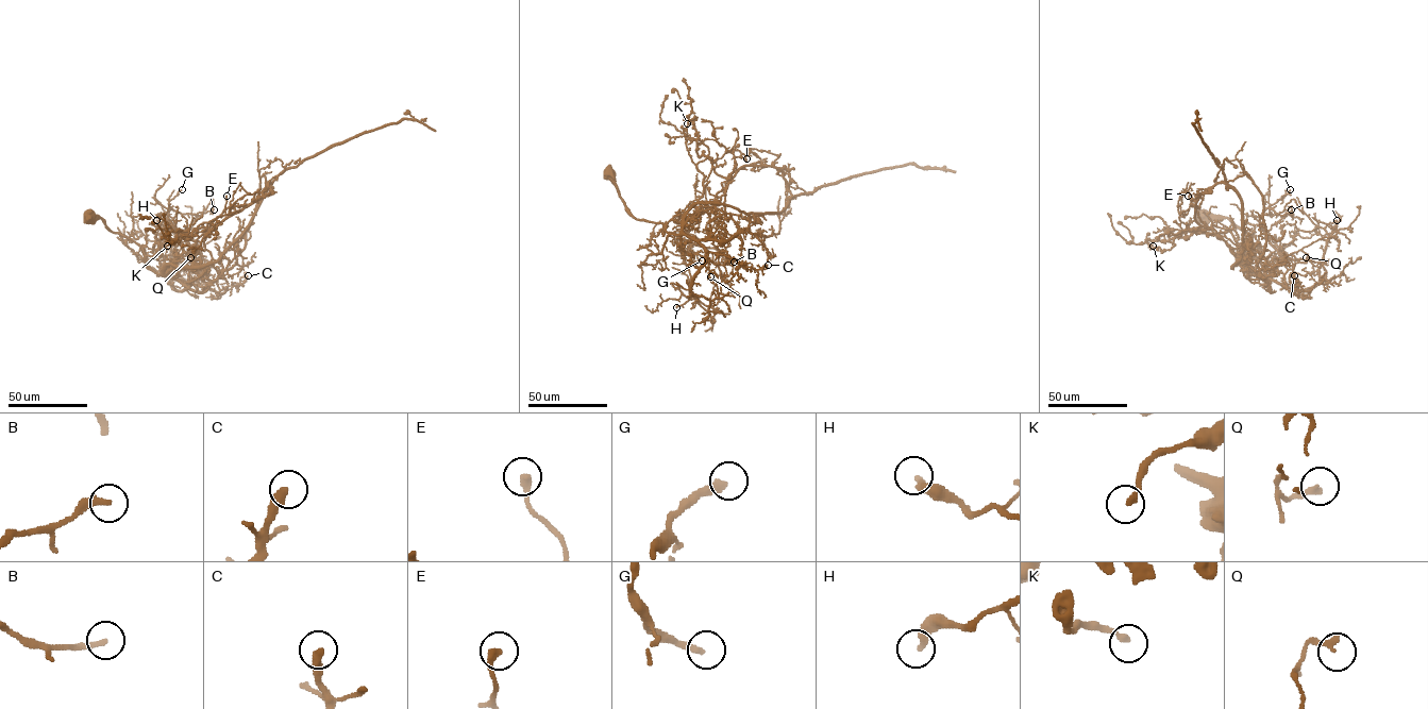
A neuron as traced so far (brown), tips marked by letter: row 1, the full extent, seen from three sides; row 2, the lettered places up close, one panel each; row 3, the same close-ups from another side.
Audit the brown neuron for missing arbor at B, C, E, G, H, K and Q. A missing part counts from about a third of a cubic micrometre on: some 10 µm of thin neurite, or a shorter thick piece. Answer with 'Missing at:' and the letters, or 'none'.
Missing at: C, G, H

